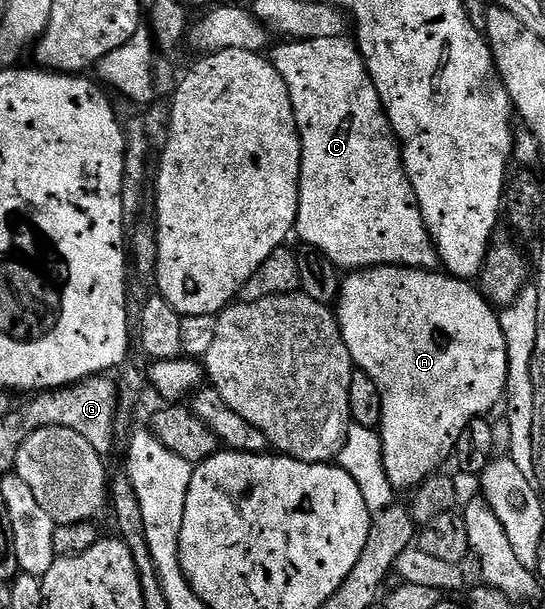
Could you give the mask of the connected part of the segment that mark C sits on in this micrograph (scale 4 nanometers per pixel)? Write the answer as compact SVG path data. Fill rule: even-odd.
M348 36L336 37L335 39L311 39L310 41L294 41L286 40L285 45L278 47L274 53L271 53L271 60L274 67L279 71L279 75L283 75L283 83L287 83L287 91L291 95L291 107L295 111L295 123L297 124L297 133L301 137L301 178L299 179L299 211L297 212L297 224L295 226L296 236L301 236L300 239L304 244L315 247L319 251L323 251L323 255L327 255L327 259L331 259L331 263L335 263L338 270L341 271L356 271L358 269L369 269L372 265L406 265L409 269L431 269L436 270L439 265L437 256L437 246L433 243L433 236L429 234L429 229L425 225L425 220L421 214L421 208L417 202L415 191L411 187L409 177L405 173L405 160L401 157L401 143L397 139L396 133L393 132L393 124L389 122L389 114L386 113L383 103L379 99L379 91L375 91L375 83L371 79L371 75L367 71L365 61L361 57L361 50Z

